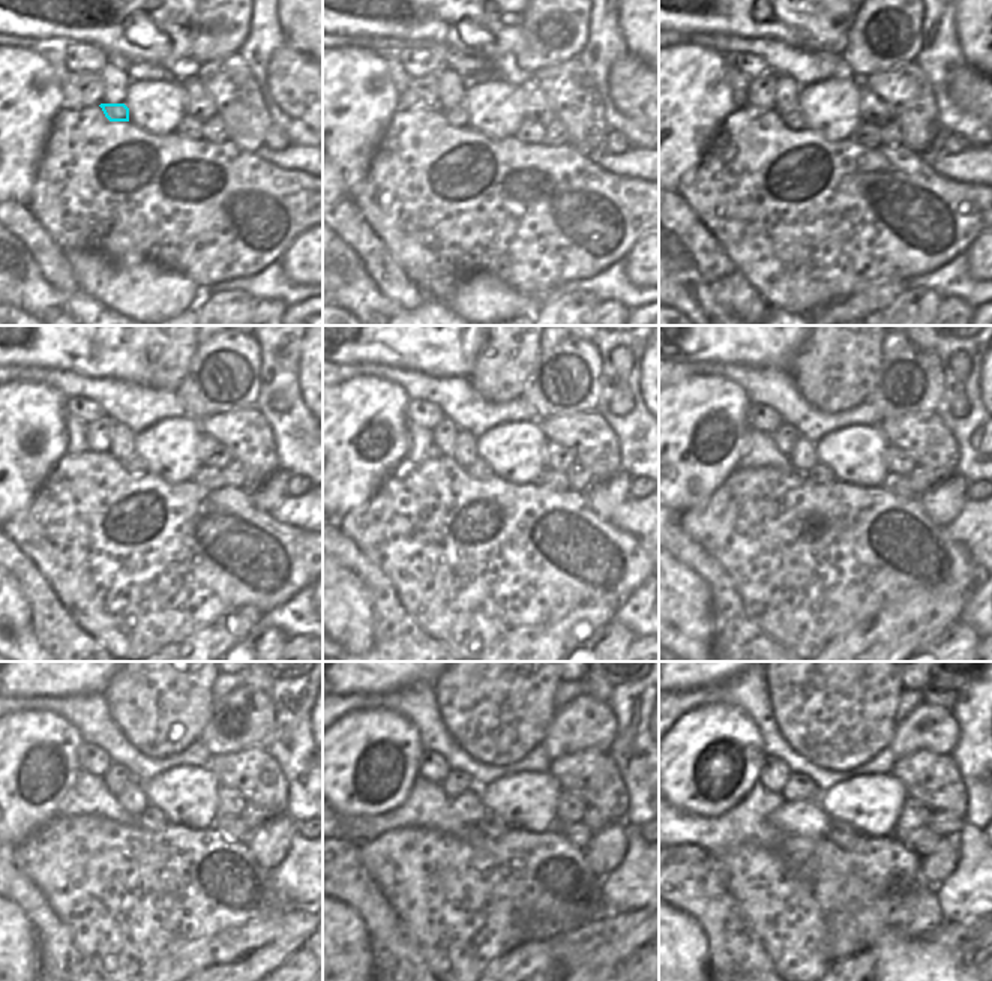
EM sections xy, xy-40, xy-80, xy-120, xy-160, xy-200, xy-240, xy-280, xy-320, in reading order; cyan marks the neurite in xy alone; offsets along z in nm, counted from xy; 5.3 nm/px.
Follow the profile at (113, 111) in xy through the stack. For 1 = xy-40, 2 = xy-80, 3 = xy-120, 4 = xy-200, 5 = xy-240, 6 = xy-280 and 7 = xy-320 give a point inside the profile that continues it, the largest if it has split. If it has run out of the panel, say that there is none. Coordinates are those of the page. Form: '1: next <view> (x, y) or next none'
1: next xy-40 (458, 117)
2: next xy-80 (796, 122)
3: next xy-120 (134, 465)
4: next xy-200 (820, 474)
5: next xy-240 (150, 819)
6: next xy-280 (491, 825)
7: next xy-320 (845, 836)

